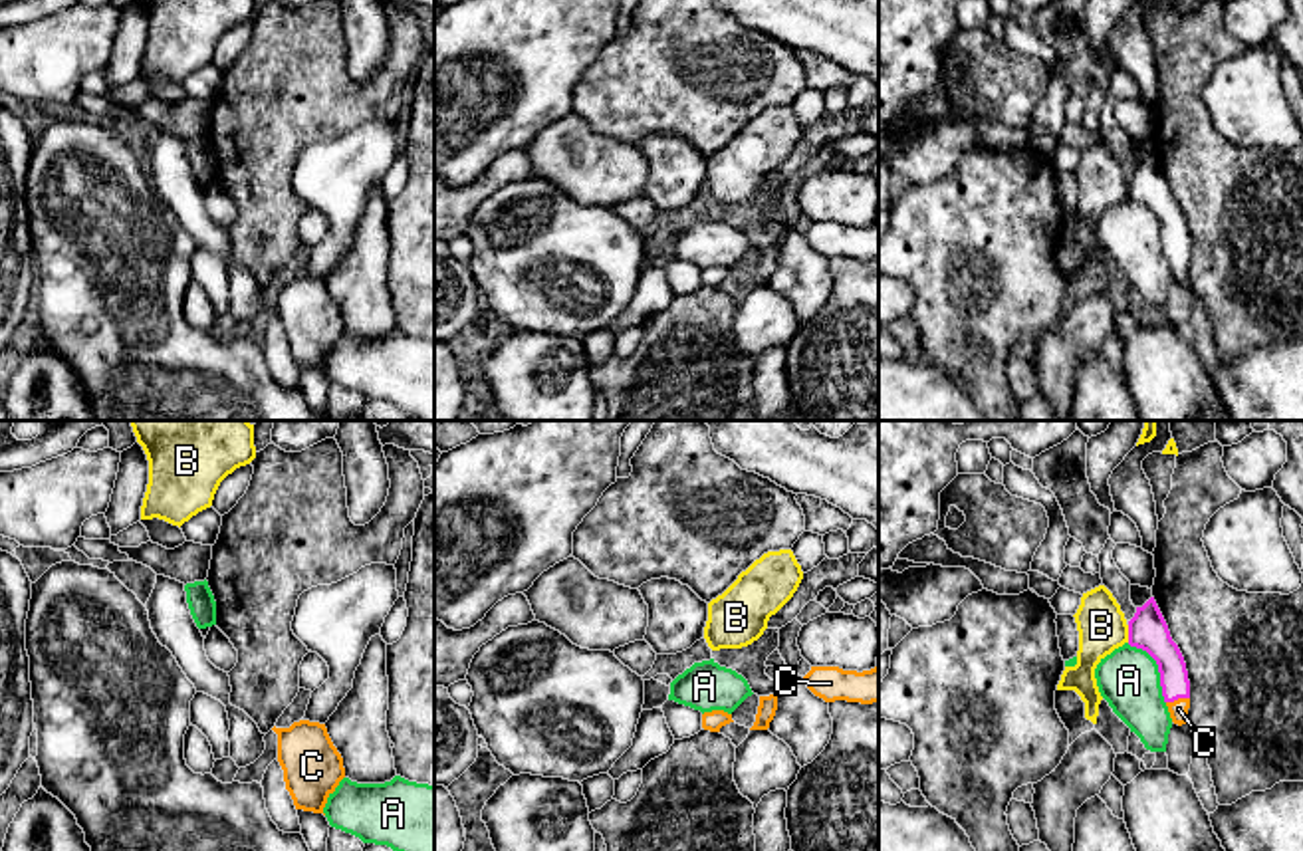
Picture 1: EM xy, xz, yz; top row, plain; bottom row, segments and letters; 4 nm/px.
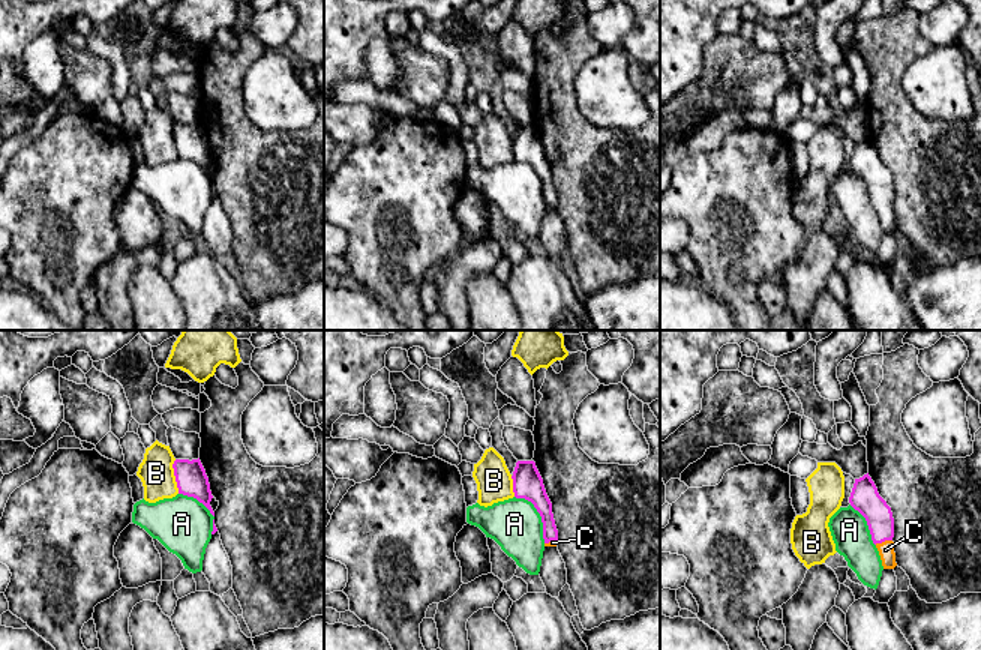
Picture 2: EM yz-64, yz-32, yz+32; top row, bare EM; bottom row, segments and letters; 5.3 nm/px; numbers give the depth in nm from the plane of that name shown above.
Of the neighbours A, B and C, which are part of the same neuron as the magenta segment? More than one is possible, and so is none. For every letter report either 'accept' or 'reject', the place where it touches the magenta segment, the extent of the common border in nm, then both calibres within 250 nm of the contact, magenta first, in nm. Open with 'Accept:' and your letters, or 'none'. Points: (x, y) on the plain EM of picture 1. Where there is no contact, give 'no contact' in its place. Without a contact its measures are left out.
Accept: C
A: reject | yz (1159, 225) | 300 nm | 160/240 nm
B: reject | yz (1129, 189) | 70 nm | 160/200 nm
C: accept | yz (1177, 254) | 100 nm | 120/80 nm

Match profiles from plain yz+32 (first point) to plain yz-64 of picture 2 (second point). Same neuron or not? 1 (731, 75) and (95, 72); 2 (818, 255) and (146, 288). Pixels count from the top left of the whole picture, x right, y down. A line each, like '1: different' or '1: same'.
1: same
2: different

